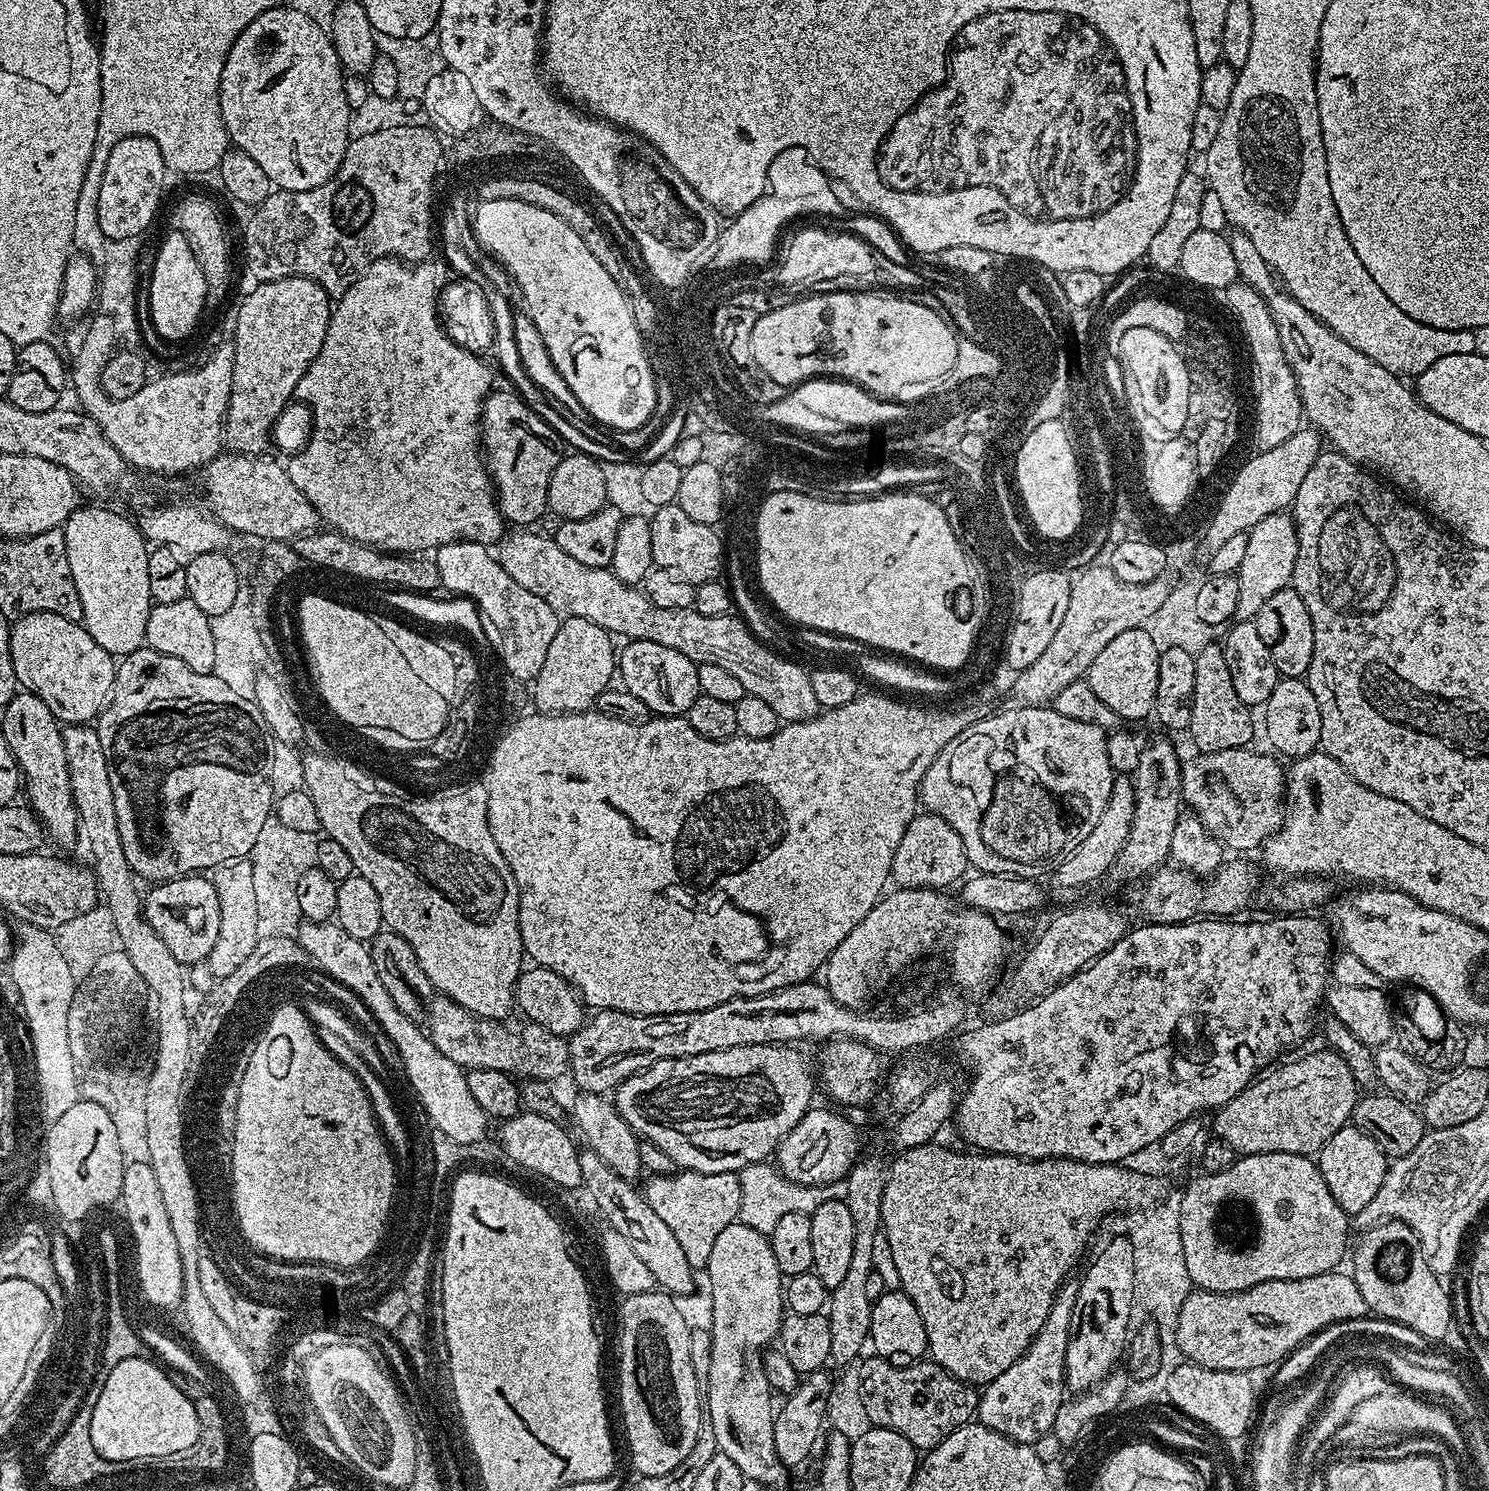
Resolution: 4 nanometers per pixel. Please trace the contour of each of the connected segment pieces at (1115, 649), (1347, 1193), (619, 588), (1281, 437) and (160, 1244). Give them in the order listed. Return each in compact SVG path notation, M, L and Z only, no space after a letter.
M1147 627L1122 630L1118 638L1113 638L1108 645L1090 662L1086 677L1090 690L1114 710L1121 721L1144 720L1153 715L1154 698L1158 694L1158 662L1162 649L1154 646Z
M1347 1126L1338 1130L1326 1142L1324 1148L1318 1153L1318 1163L1330 1194L1334 1194L1334 1202L1338 1202L1343 1212L1355 1214L1366 1210L1374 1194L1378 1194L1388 1173L1390 1160L1374 1138L1358 1127Z
M539 530L509 531L499 541L499 548L498 559L502 570L506 570L506 574L510 574L514 582L518 582L518 586L530 590L530 594L538 594L538 598L542 598L542 602L546 602L546 606L550 606L561 617L586 618L586 622L594 622L618 638L624 636L623 638L628 640L645 640L670 646L670 650L678 650L678 654L686 654L686 658L690 658L697 666L702 664L723 666L730 674L734 674L734 678L738 678L738 682L742 682L747 695L762 698L762 702L767 702L774 710L774 714L778 714L781 722L809 720L821 711L818 698L814 698L814 689L810 686L809 669L787 660L787 655L781 654L775 647L760 640L739 615L706 618L706 614L698 614L693 607L663 609L654 605L648 594L640 593L639 587L619 580L611 567L582 566L582 562L570 558L570 554L566 554L566 550L558 546L556 539L545 536Z
M1243 282L1231 284L1223 292L1227 305L1232 305L1233 311L1240 315L1241 324L1244 324L1248 340L1252 343L1252 352L1255 352L1256 425L1252 428L1252 440L1261 452L1274 450L1274 446L1286 442L1286 438L1302 426L1304 408L1300 404L1296 379L1282 354L1278 330L1274 326L1274 318L1270 318L1268 300Z
M148 1161L125 1163L122 1174L122 1190L119 1203L124 1204L122 1214L132 1219L136 1238L139 1241L140 1253L140 1279L143 1280L139 1287L139 1295L149 1300L151 1307L156 1310L172 1310L179 1305L184 1298L184 1271L182 1270L182 1258L178 1254L178 1242L174 1242L174 1230L170 1230L170 1217L166 1214L166 1205L162 1203L162 1190L158 1190L158 1178L154 1178L154 1170Z

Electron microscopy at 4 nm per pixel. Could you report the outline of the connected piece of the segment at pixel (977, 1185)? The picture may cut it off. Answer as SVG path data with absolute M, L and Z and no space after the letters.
M931 1142L917 1148L906 1149L895 1157L896 1161L892 1165L890 1163L887 1165L880 1226L887 1241L890 1242L891 1253L894 1254L895 1269L901 1278L899 1291L905 1292L910 1302L918 1306L918 1314L922 1314L928 1339L927 1355L935 1364L947 1370L953 1380L983 1386L998 1378L998 1374L1010 1370L1010 1366L1014 1366L1024 1357L1032 1345L1032 1340L1047 1322L1057 1294L1069 1279L1068 1271L1079 1262L1092 1231L1100 1224L1100 1219L1107 1212L1127 1213L1127 1204L1136 1204L1136 1176L1132 1176L1136 1168L1120 1164L1091 1164L1053 1156L1045 1160L1027 1160L1021 1156L1004 1156L1001 1152L983 1154L977 1154L972 1150L955 1152L954 1149L943 1148L938 1143Z

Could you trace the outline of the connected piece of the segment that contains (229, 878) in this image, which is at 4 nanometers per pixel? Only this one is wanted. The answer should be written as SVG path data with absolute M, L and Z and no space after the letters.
M233 862L221 864L211 873L210 879L214 890L218 890L218 939L214 941L214 950L210 950L206 965L216 978L233 973L235 969L257 946L260 936L258 934L257 903L254 902L254 878L252 865L248 862Z

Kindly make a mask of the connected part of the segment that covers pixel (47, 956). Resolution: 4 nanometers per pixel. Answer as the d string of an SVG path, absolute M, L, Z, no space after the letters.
M20 924L18 928L18 943L12 949L10 957L10 973L18 992L21 994L24 1019L27 1020L29 1036L33 1040L33 1065L36 1069L36 1091L43 1117L50 1122L62 1118L70 1106L81 1100L81 1077L76 1074L78 1064L70 1054L69 1035L67 1033L67 1010L73 1001L78 979L70 972L66 960L58 952L58 946L53 933L47 928L39 928L33 924Z

